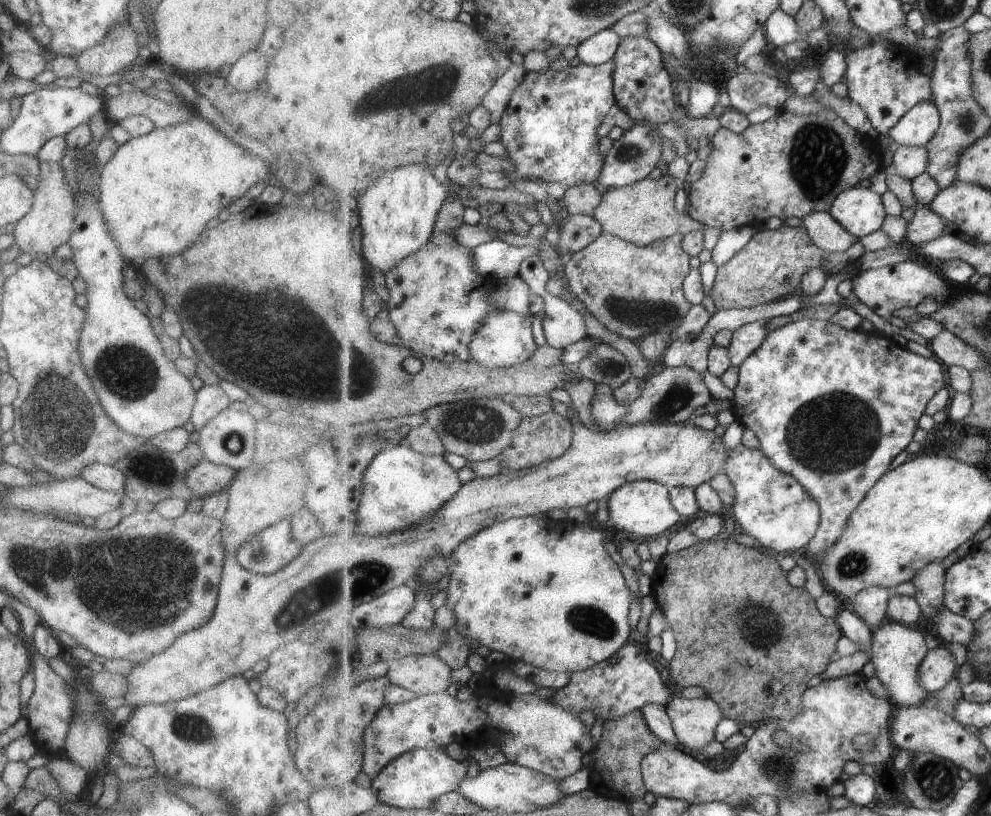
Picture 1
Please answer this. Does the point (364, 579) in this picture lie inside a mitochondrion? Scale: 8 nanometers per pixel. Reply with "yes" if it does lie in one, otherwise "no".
yes

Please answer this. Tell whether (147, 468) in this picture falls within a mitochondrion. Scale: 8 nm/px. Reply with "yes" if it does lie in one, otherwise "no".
yes

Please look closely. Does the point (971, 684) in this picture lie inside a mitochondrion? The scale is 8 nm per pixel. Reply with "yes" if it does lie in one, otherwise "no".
no

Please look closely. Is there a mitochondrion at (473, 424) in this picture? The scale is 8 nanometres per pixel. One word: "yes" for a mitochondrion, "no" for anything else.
yes

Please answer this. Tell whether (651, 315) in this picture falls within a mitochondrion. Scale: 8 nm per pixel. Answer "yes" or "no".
yes

